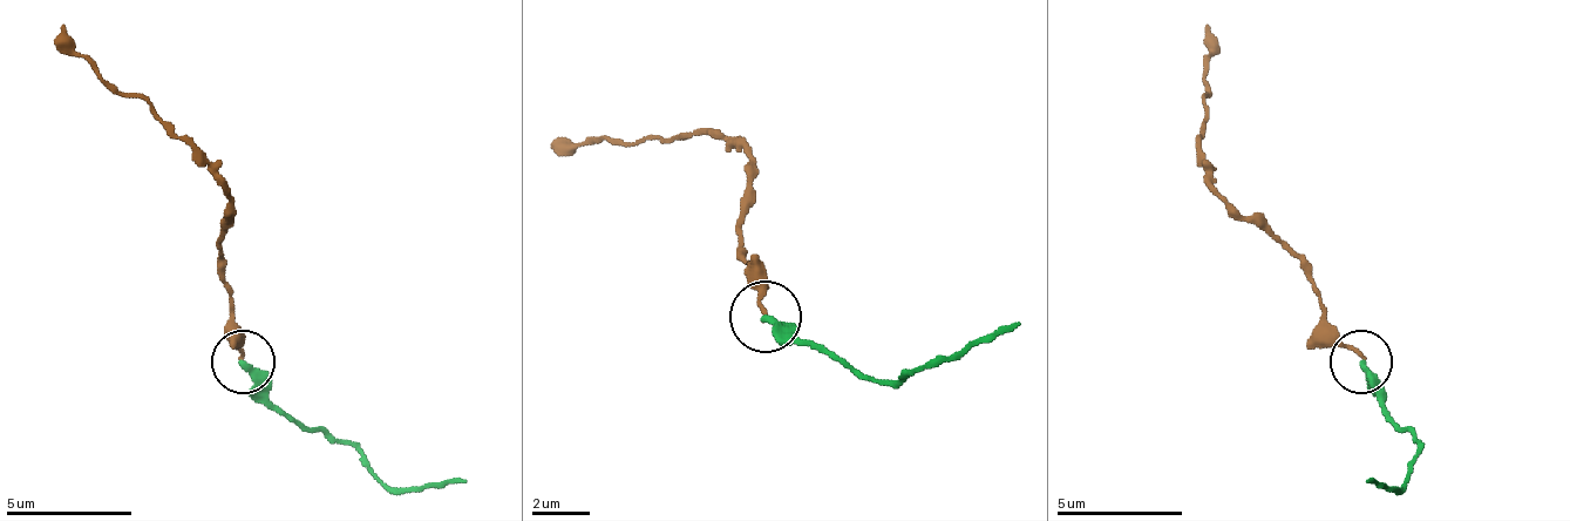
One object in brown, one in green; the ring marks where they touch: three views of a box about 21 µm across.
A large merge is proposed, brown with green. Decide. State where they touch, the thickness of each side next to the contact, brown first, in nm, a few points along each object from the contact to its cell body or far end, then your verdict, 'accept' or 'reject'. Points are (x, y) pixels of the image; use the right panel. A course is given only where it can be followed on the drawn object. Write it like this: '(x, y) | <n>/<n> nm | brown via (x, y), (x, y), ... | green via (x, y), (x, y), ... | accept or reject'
(1360, 362) | 130/280 nm | brown via (1363, 359), (1293, 259), (1217, 189), (1198, 151), (1205, 95), (1211, 95), (1205, 26) | green via (1363, 359), (1387, 417), (1419, 454), (1400, 486), (1368, 479) | reject

